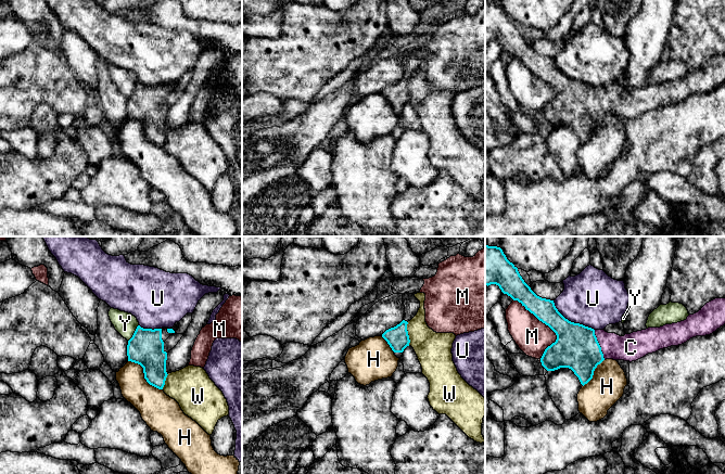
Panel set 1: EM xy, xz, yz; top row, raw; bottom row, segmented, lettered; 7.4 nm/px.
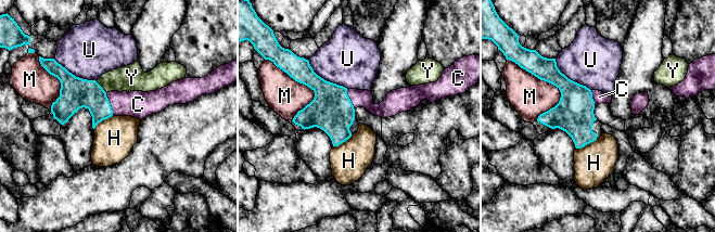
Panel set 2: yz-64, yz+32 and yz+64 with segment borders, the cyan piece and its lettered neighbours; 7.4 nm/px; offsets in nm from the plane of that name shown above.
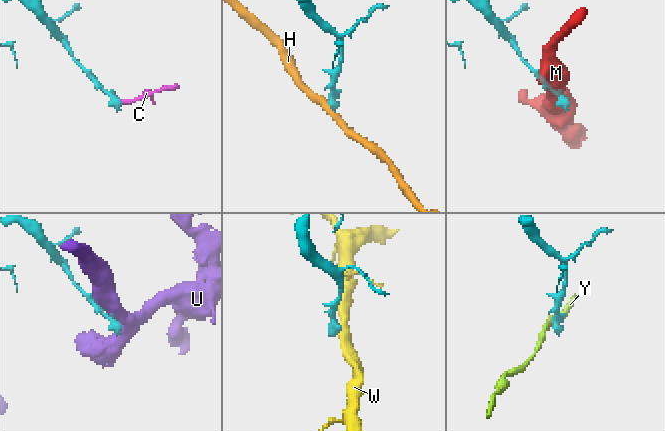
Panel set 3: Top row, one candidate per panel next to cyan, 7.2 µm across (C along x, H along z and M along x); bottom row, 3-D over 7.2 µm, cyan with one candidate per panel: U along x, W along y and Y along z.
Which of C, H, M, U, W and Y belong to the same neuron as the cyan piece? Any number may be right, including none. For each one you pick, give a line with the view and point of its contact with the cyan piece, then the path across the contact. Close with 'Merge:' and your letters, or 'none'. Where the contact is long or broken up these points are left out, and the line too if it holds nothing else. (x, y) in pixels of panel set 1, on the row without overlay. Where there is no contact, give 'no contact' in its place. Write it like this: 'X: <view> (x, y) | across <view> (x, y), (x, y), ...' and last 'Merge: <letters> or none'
C: yz (599, 102) | across yz (576, 104), (599, 102), (631, 104)
Merge: C

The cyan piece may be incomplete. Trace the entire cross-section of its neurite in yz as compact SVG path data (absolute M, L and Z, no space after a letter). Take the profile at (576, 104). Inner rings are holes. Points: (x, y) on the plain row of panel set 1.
M485 0L485 42L496 41L504 51L518 57L548 82L557 97L542 115L547 128L569 125L581 141L587 141L598 121L606 116L636 118L648 111L678 103L692 94L705 93L725 81L725 55L707 60L686 77L626 91L622 79L594 87L565 76L554 57L537 53L510 20L503 7Z

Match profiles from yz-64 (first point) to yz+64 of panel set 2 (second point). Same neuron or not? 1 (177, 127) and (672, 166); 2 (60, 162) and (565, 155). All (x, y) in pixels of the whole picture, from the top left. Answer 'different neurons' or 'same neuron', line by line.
1: same neuron
2: different neurons

